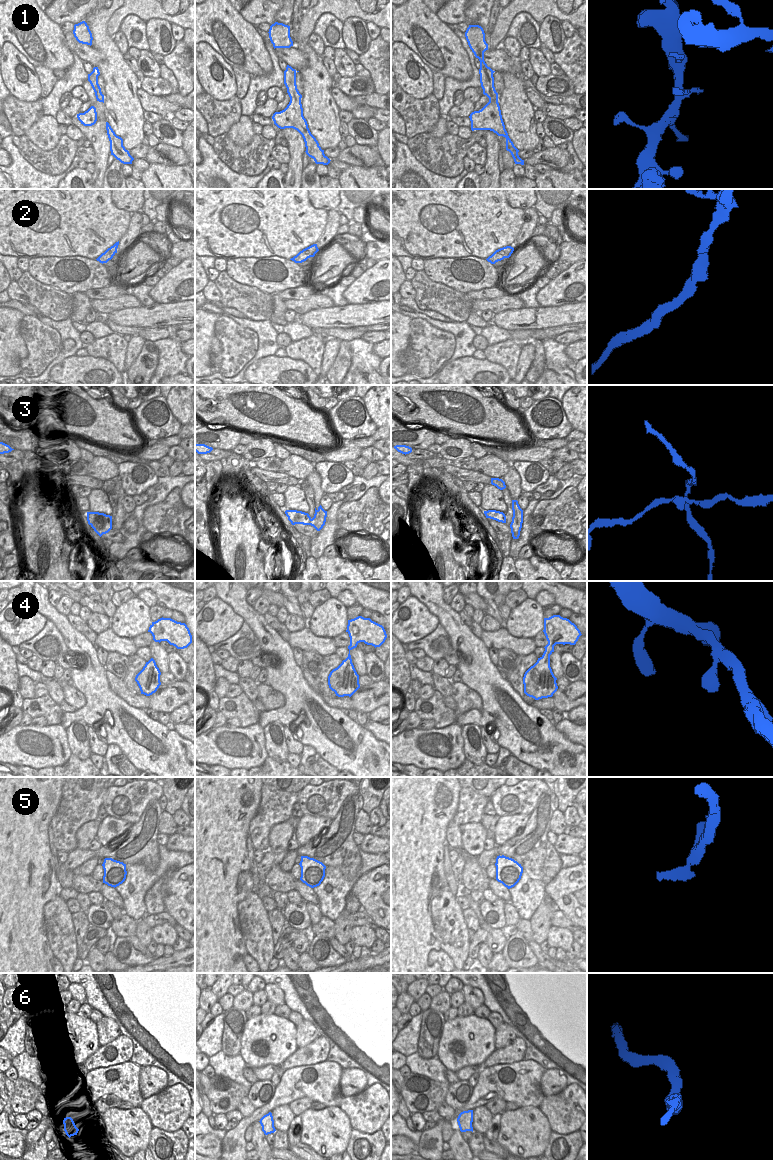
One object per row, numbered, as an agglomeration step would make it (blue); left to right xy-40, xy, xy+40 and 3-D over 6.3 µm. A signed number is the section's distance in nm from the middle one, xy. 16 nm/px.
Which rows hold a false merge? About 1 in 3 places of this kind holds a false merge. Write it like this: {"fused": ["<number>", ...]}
{"fused": ["2", "3", "5"]}

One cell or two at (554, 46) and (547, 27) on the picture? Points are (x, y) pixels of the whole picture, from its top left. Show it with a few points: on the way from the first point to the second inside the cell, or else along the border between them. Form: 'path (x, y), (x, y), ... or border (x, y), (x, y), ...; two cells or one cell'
path (553, 41), (551, 32); one cell

